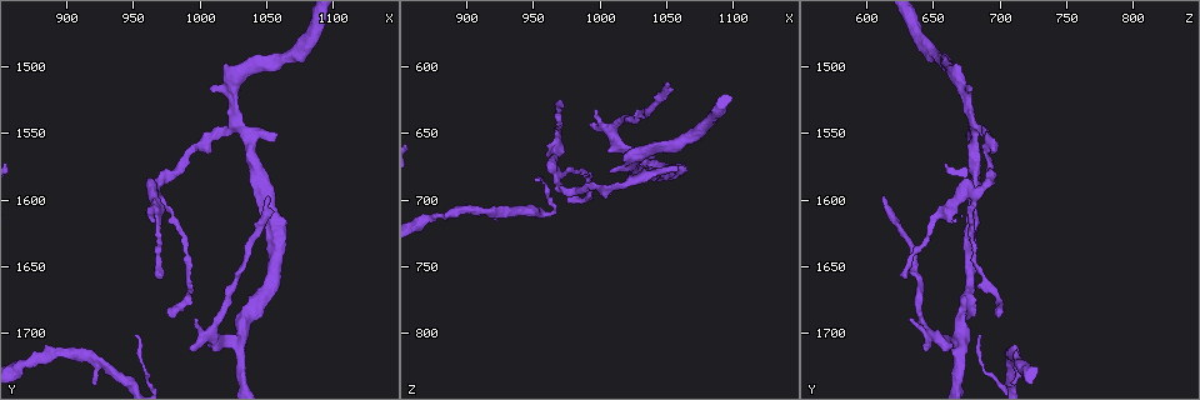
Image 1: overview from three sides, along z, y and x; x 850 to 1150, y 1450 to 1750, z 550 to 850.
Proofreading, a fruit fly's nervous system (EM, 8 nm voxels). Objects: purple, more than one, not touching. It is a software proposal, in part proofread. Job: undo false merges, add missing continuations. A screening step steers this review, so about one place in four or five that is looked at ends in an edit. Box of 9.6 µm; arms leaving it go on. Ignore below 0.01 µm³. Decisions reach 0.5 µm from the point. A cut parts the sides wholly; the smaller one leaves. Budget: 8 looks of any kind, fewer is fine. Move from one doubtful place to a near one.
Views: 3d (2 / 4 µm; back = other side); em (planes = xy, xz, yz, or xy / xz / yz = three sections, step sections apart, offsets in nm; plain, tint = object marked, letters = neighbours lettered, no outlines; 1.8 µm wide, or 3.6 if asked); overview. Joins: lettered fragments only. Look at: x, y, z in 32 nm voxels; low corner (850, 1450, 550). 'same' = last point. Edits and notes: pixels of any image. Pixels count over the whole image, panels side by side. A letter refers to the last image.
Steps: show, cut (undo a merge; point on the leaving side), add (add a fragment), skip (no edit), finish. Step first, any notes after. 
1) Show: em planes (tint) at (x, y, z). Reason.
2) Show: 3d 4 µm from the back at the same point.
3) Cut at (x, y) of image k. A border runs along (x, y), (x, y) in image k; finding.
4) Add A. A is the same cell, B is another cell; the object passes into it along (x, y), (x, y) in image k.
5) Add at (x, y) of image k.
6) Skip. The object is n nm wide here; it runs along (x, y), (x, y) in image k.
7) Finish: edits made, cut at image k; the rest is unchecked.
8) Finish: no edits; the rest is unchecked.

Show: 3d 2 µm at (952, 1702, 686).

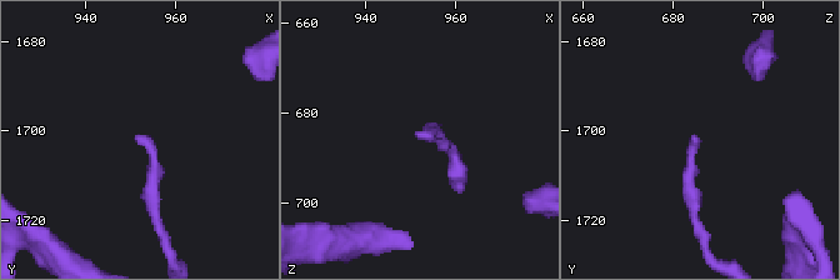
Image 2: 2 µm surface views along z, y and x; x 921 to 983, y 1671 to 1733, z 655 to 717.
Show: em yz step 16 (tint) at (951, 1701, 685). Shape alone is not enough.

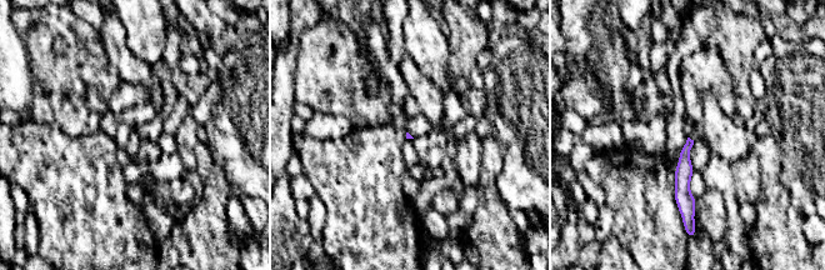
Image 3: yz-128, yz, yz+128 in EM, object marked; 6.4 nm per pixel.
Show: em planes (letters) at the same point.

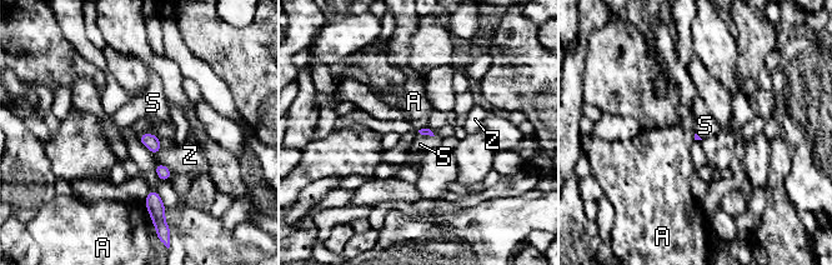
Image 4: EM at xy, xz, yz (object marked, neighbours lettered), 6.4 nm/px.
Skip. A, S and Z are other cells; a border runs along (150, 133), (143, 133), (139, 136) in image 4; none of them fits.

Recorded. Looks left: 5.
Show: em planes (plain) at (1026, 1540, 680).

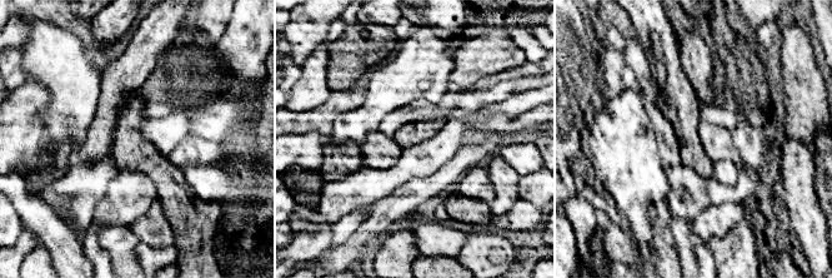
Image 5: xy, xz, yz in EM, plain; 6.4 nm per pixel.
Show: em planes (letters) at the same point. See the neighbours.

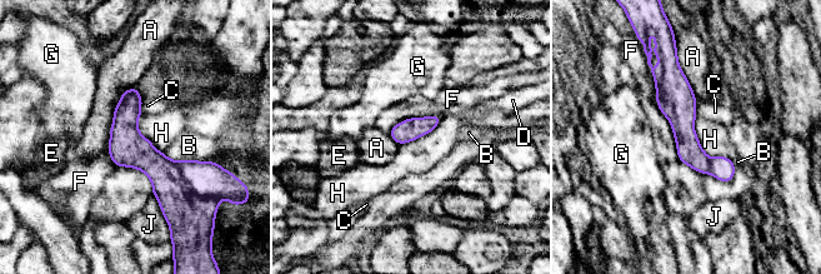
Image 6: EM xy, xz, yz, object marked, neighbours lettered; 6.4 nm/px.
Cut at (208, 179) of image 6. The object is 140 nm wide here; A, B, C, D, E, F, G, H and J are other cells; a border runs along (175, 163), (184, 180), (196, 193) in image 6; two neurons meet here.

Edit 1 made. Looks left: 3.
Finish: edits made, cut at image 6; the rest is unchecked.

